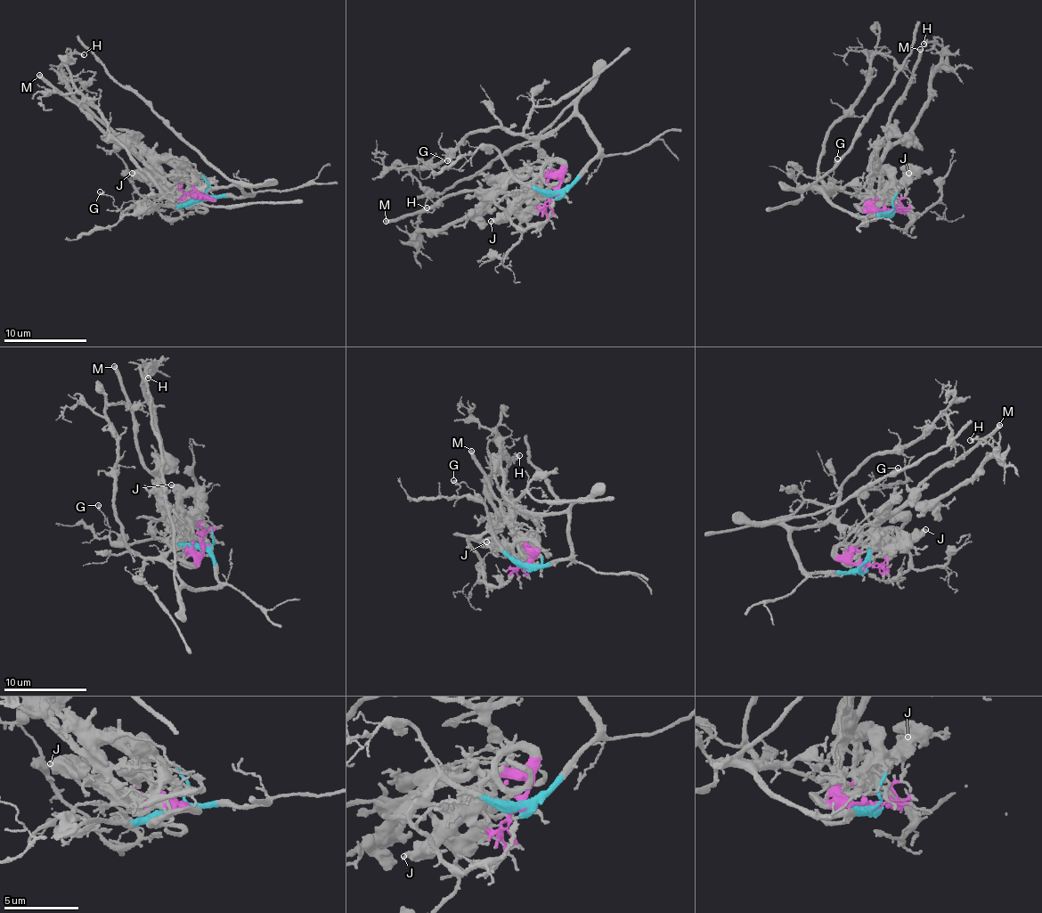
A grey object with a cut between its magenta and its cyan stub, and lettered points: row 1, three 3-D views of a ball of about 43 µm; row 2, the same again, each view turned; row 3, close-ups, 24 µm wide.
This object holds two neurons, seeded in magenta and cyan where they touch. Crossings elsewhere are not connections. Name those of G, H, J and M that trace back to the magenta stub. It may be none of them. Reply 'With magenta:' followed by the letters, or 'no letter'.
With magenta: H, J, M

